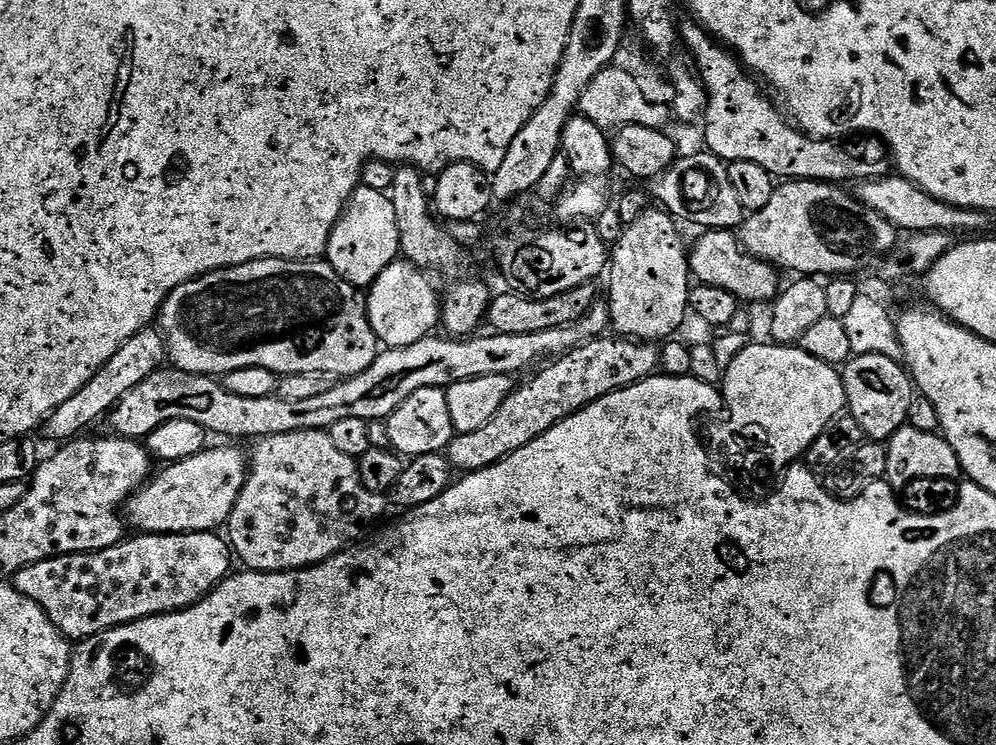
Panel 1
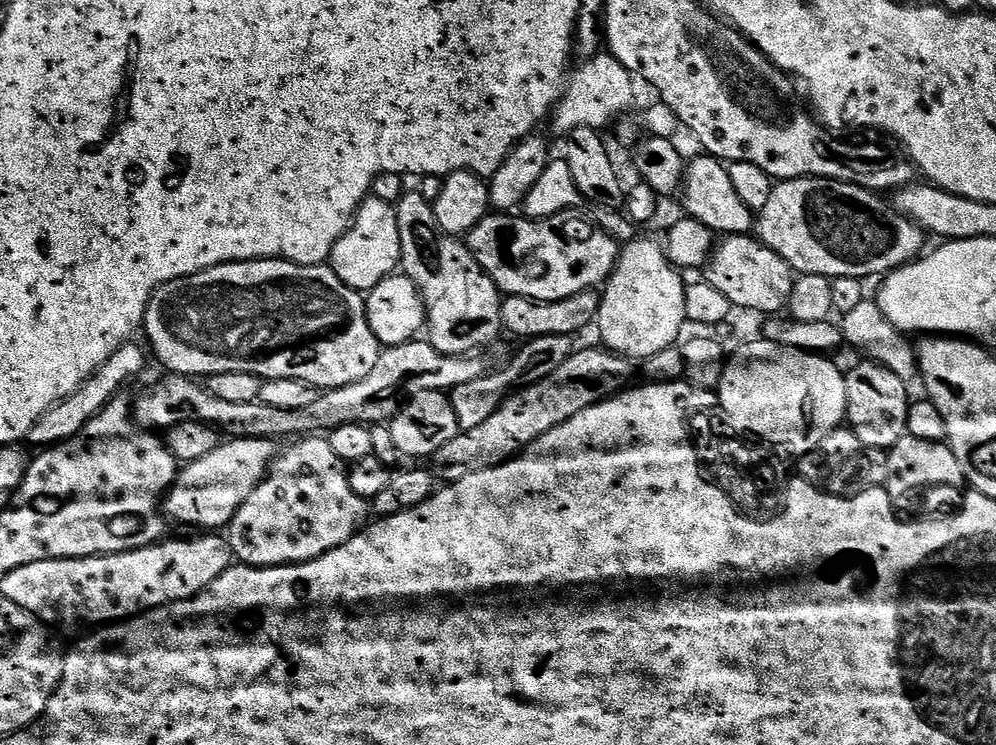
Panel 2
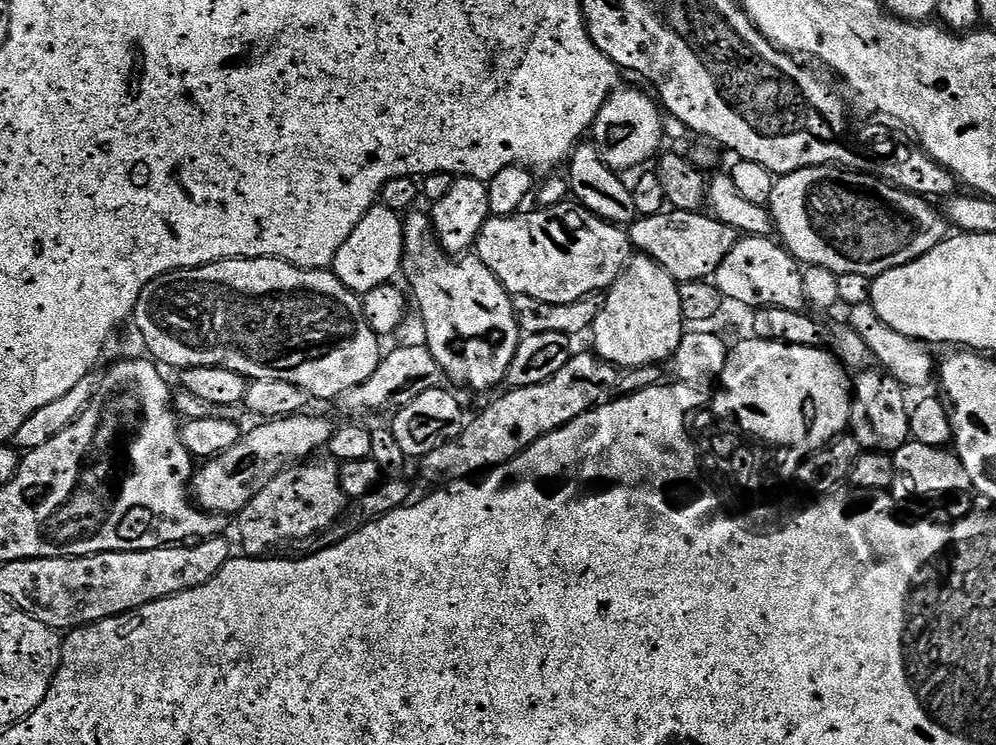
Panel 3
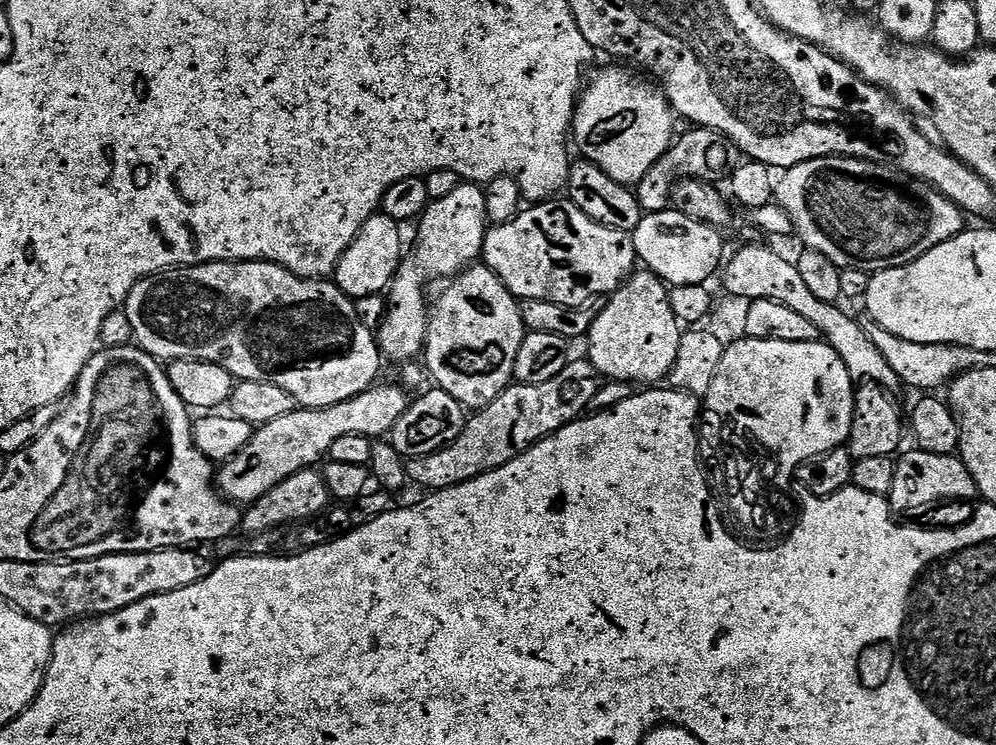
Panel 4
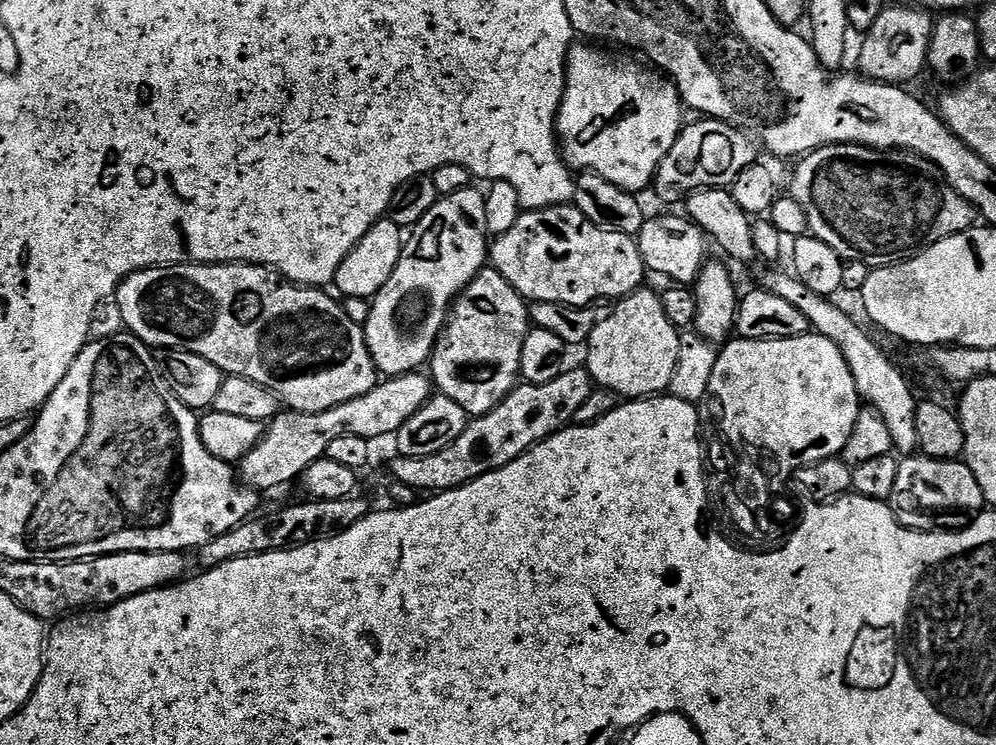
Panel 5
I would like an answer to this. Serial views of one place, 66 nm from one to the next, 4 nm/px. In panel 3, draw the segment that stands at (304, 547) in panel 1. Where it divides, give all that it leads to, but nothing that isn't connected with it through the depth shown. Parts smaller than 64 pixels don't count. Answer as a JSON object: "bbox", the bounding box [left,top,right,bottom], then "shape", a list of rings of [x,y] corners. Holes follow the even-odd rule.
{"bbox":[240,458,346,557],"shape":[[[313,458],[287,468],[264,485],[256,497],[240,511],[240,544],[248,551],[245,553],[249,557],[263,557],[267,548],[276,548],[291,540],[311,541],[345,515],[346,497],[340,485],[337,461],[331,458],[320,459]]]}

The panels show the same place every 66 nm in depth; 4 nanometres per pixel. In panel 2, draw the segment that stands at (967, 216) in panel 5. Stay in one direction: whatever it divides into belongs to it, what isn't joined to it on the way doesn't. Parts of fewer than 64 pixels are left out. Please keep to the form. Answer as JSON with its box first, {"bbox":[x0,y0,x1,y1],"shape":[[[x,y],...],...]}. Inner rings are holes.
{"bbox":[754,176,926,278],"shape":[[[803,176],[797,180],[781,180],[773,187],[770,194],[770,202],[766,202],[766,206],[755,217],[754,232],[767,248],[774,250],[782,258],[786,258],[786,262],[792,267],[793,273],[800,276],[826,276],[829,278],[837,276],[858,276],[861,278],[877,276],[877,278],[880,278],[894,271],[895,268],[901,268],[903,264],[911,264],[913,260],[917,259],[925,251],[924,239],[926,239],[924,229],[915,220],[911,220],[908,216],[903,216],[895,206],[889,201],[887,204],[880,196],[883,195],[879,191],[865,188],[863,184],[851,184],[845,180],[831,180],[825,176]]]}

